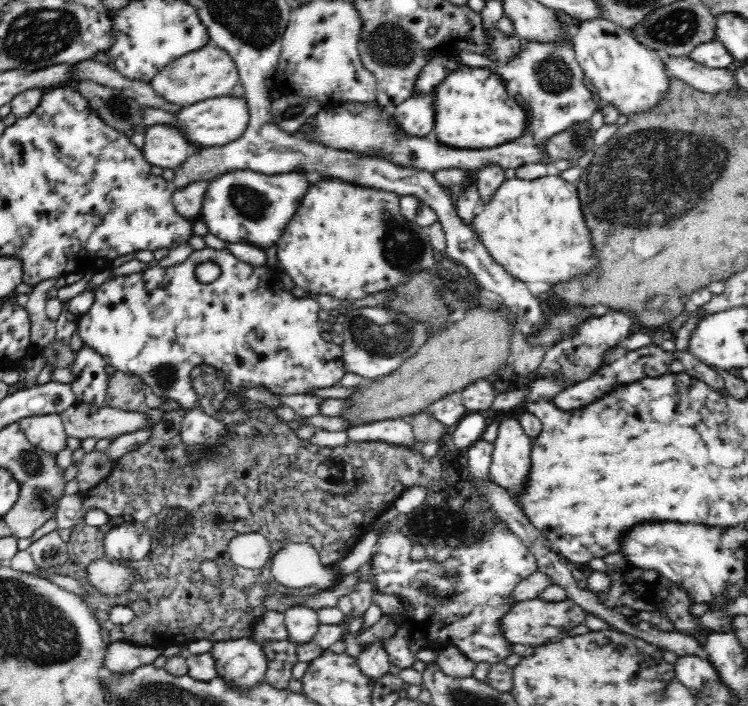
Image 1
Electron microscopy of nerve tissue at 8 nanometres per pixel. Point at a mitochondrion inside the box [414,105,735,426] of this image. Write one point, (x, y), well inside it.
(637, 158)

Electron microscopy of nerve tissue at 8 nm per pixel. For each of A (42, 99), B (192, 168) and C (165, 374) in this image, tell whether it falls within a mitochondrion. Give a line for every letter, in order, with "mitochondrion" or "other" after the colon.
A: other
B: other
C: mitochondrion

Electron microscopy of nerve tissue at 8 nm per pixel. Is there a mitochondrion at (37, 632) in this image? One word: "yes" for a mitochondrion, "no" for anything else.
yes

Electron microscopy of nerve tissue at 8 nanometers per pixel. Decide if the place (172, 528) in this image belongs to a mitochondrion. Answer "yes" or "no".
yes

